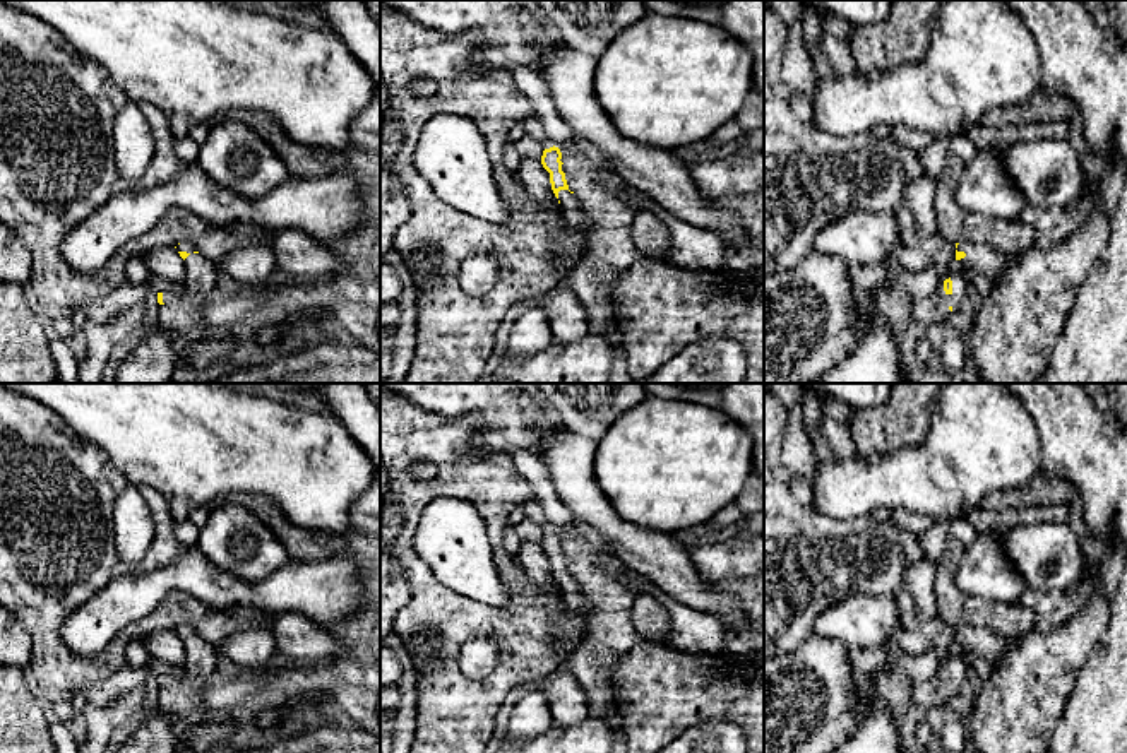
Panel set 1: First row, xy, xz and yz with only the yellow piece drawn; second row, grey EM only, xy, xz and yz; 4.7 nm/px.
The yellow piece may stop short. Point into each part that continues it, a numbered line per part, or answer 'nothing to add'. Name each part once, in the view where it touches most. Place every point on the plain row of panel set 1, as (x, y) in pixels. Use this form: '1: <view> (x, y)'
1: yz (934, 692)

